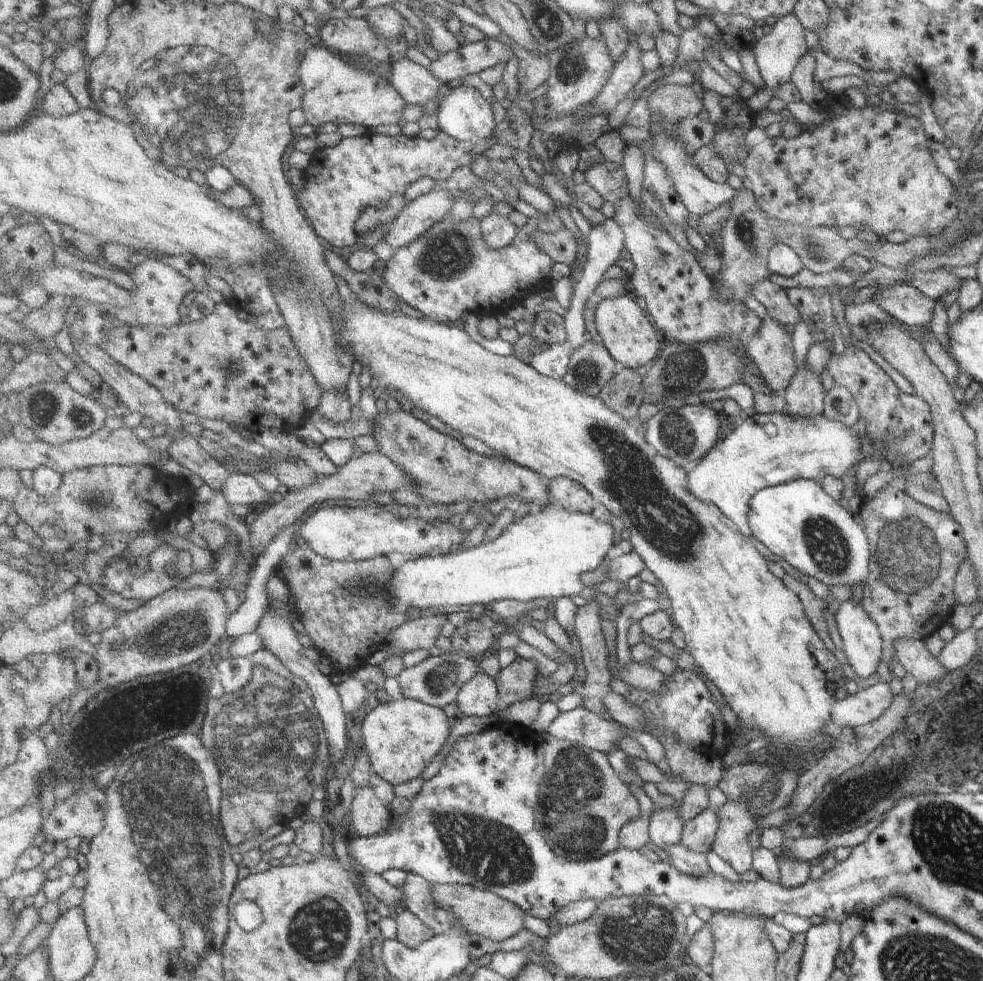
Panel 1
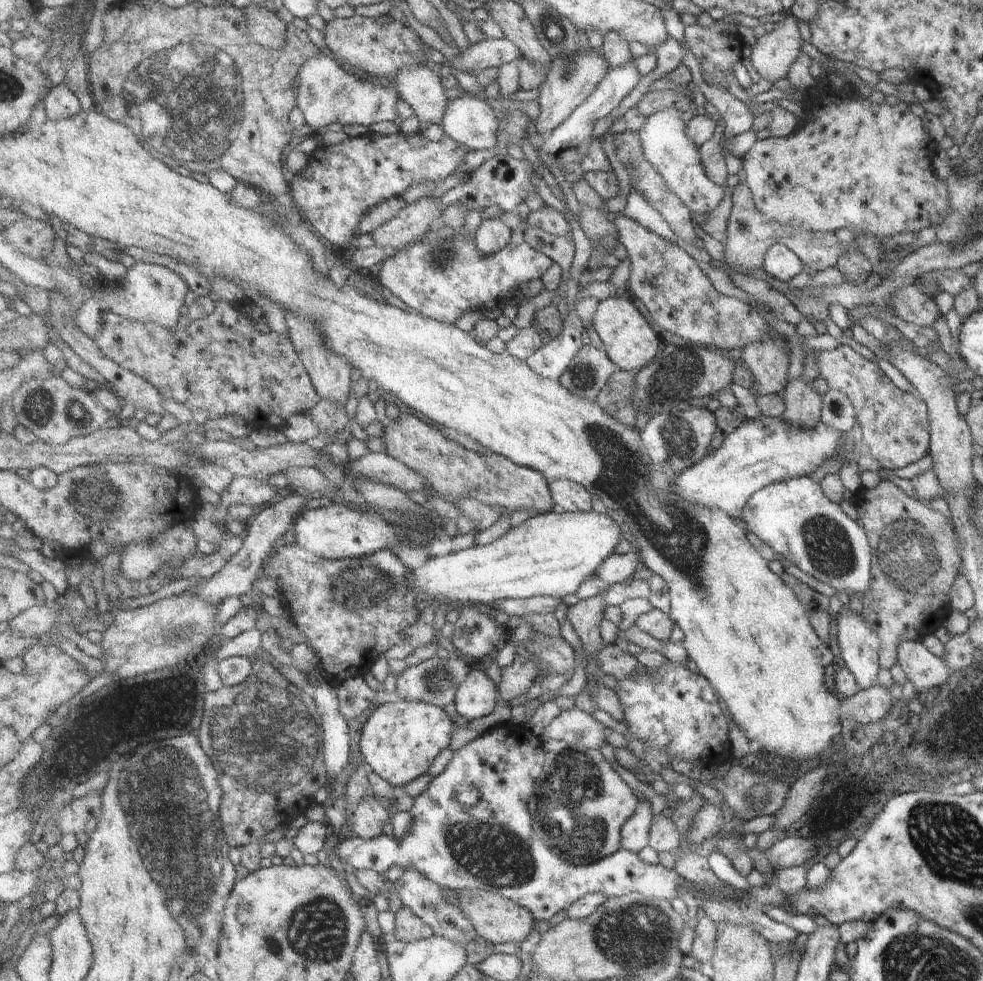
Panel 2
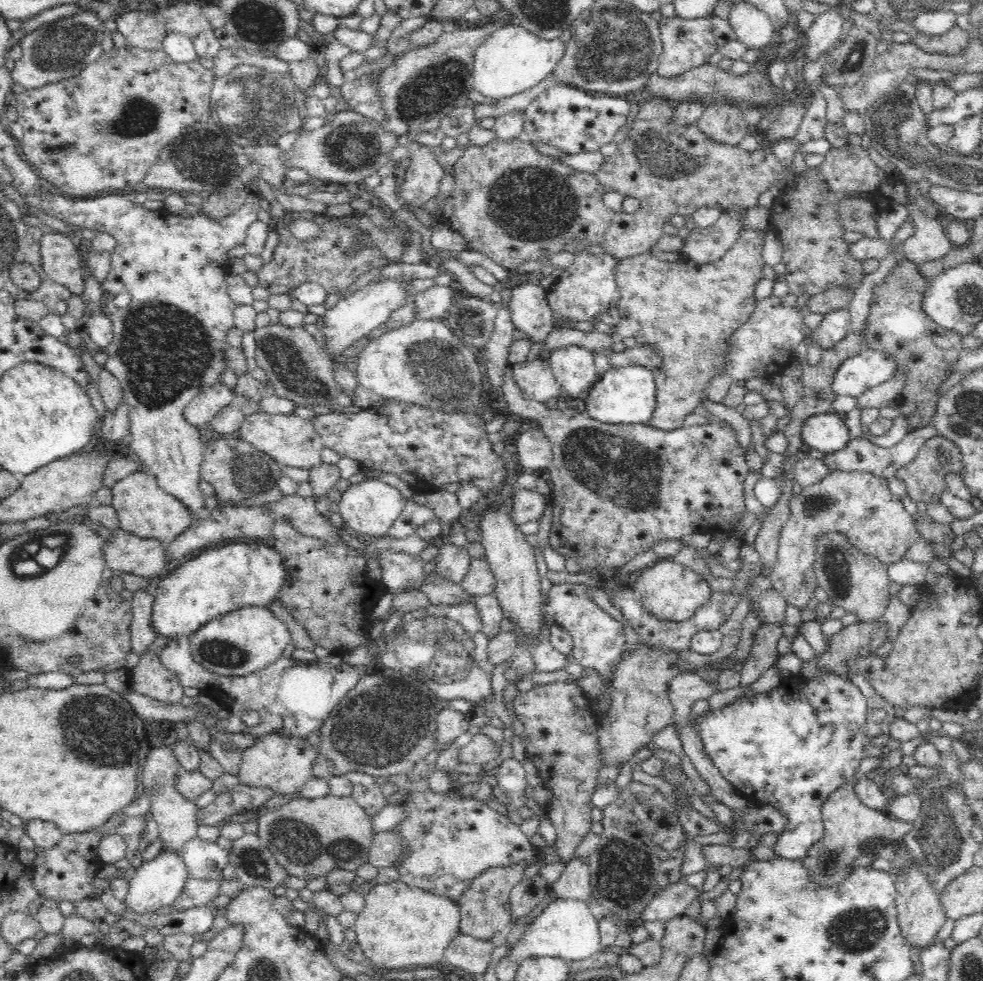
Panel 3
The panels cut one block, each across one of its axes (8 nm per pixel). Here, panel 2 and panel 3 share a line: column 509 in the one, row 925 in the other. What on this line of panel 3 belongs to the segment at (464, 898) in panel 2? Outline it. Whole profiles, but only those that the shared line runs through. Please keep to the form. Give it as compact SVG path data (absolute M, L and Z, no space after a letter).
M915 864L895 880L895 907L902 938L906 944L912 946L912 950L922 952L924 948L928 948L936 942L938 932L940 932L947 916L940 896L937 896L929 887L926 877L918 872Z

